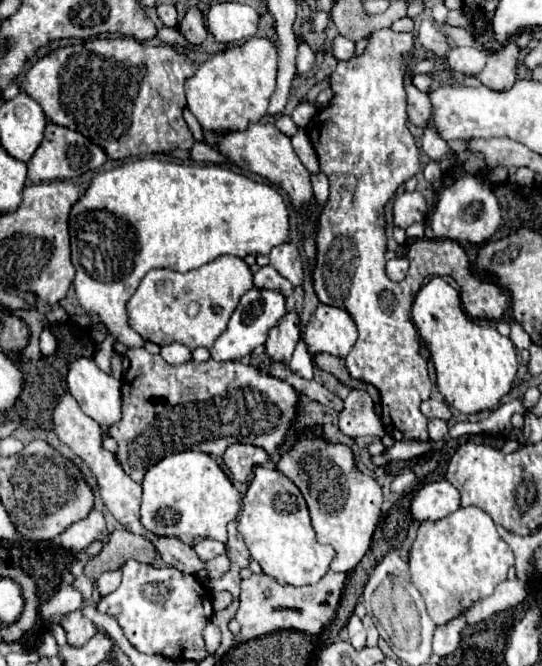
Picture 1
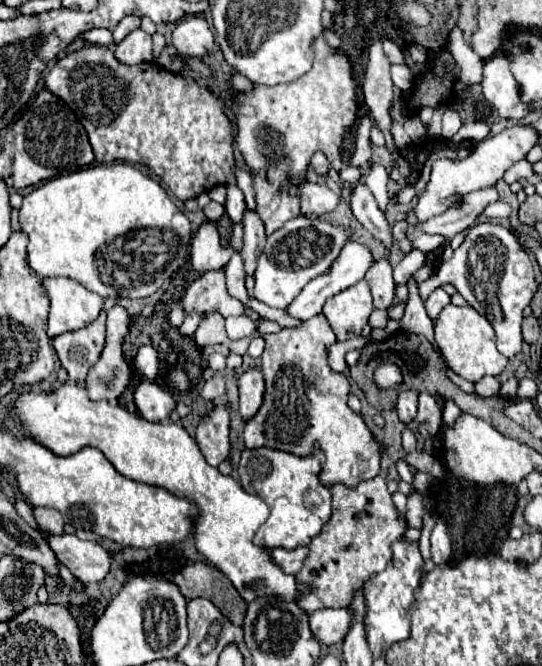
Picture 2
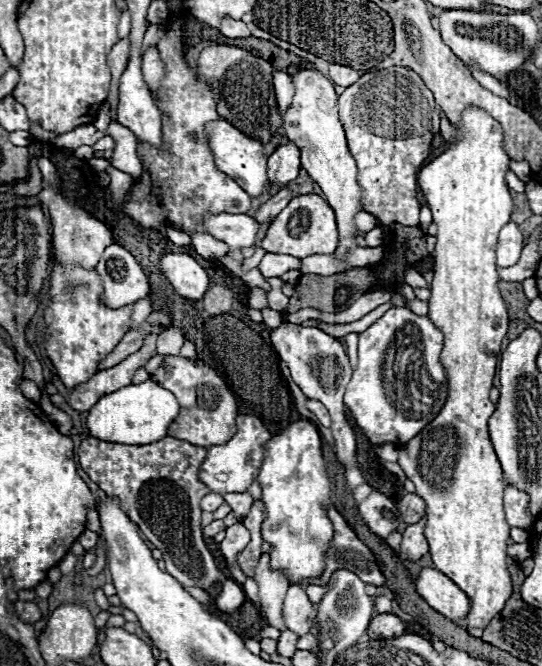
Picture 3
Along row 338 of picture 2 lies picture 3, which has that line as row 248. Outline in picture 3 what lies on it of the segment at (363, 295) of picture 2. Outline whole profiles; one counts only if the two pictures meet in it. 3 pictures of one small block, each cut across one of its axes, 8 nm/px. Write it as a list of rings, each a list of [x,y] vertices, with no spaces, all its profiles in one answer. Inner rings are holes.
[[[308,68],[292,74],[294,80],[294,100],[284,112],[284,130],[286,138],[298,146],[302,168],[320,184],[328,204],[336,212],[338,230],[340,230],[340,246],[336,248],[336,256],[344,256],[350,248],[356,246],[356,228],[352,228],[352,218],[362,210],[360,204],[360,186],[356,184],[356,162],[348,150],[344,128],[338,120],[338,96],[334,92],[334,84],[318,70]]]

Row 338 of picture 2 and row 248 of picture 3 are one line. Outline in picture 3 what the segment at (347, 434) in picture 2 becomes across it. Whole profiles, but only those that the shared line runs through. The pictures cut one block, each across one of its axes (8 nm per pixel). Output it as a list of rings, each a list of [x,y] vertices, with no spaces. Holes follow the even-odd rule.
[[[300,194],[290,200],[290,204],[272,222],[262,248],[272,254],[290,254],[296,258],[306,258],[312,254],[330,254],[338,248],[340,234],[336,228],[334,210],[318,194]]]

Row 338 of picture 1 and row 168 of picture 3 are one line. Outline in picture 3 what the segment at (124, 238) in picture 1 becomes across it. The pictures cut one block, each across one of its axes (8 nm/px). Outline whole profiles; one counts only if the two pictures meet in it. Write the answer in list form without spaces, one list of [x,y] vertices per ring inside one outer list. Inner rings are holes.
[[[110,124],[108,128],[110,136],[116,140],[116,148],[114,148],[114,156],[112,156],[112,166],[134,176],[140,178],[142,174],[142,162],[136,156],[136,136],[130,128],[124,128],[122,124]]]

